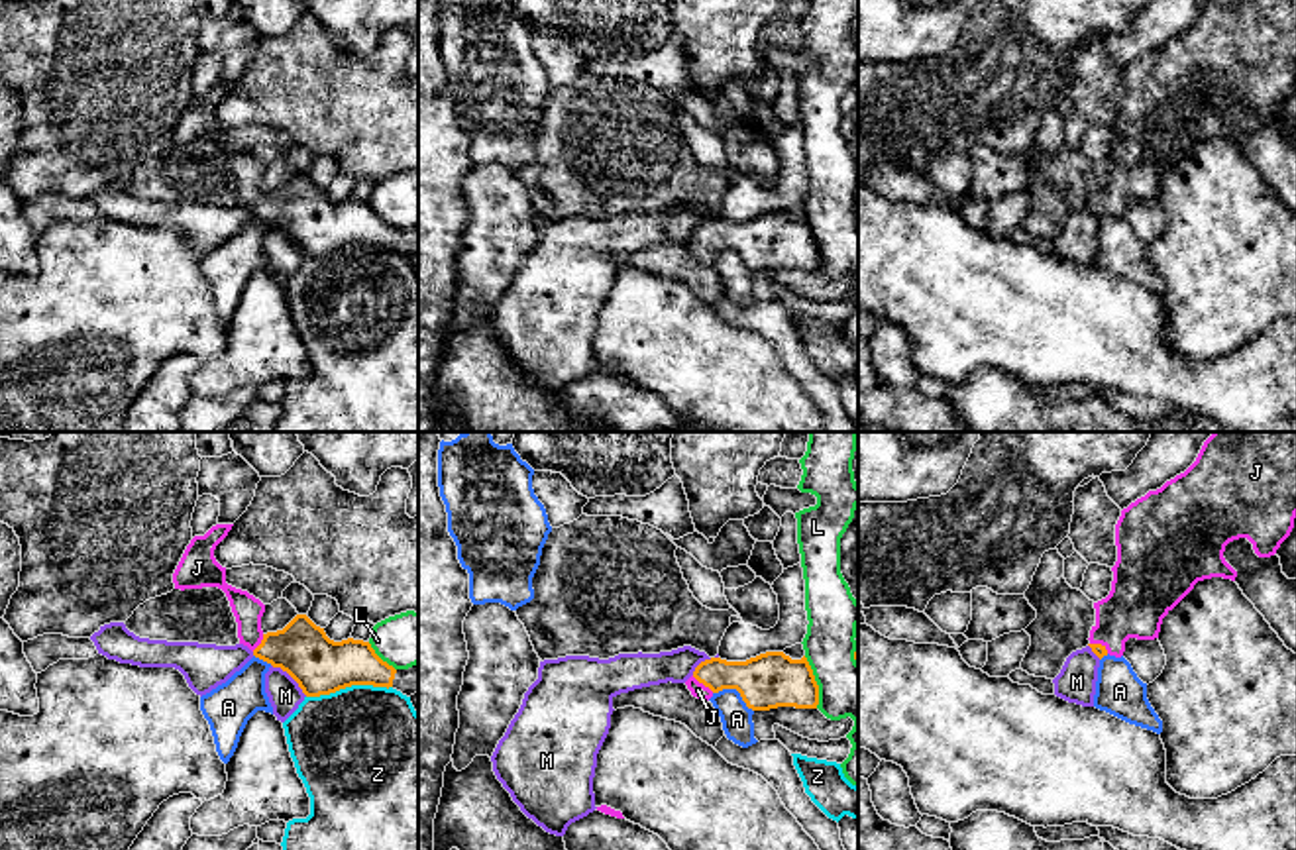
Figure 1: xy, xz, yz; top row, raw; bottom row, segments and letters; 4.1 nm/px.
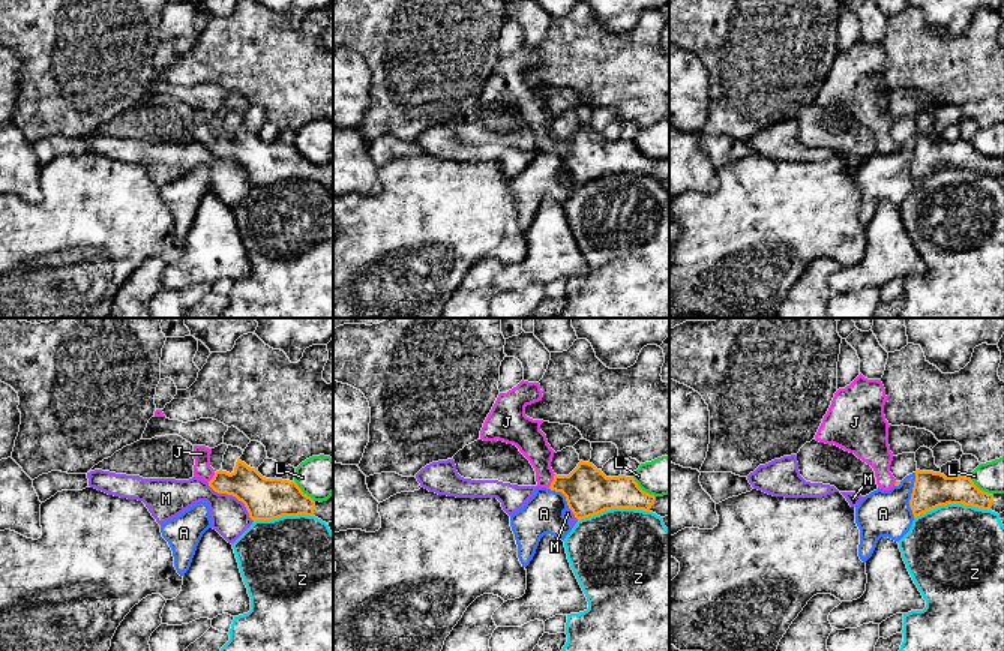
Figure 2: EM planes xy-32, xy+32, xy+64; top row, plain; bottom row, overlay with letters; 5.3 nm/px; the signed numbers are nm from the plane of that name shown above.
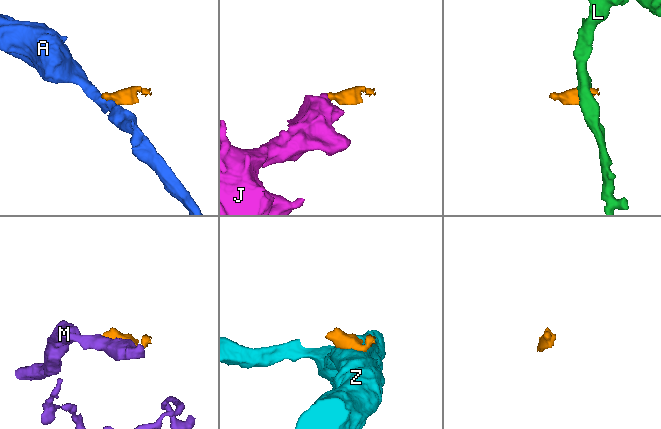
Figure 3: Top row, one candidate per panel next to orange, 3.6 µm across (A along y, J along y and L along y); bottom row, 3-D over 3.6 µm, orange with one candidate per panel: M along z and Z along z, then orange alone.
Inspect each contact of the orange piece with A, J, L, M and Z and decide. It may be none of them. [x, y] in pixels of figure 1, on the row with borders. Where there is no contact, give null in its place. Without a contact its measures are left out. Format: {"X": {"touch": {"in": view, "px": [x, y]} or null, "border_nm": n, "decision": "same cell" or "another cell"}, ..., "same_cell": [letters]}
{"A": {"touch": {"in": "xz", "px": [735, 688]}, "border_nm": 190, "decision": "another cell"}, "J": {"touch": {"in": "xz", "px": [703, 684]}, "border_nm": 120, "decision": "same cell"}, "L": {"touch": {"in": "xz", "px": [815, 682]}, "border_nm": 220, "decision": "another cell"}, "M": {"touch": {"in": "xy", "px": [291, 676]}, "border_nm": 200, "decision": "another cell"}, "Z": {"touch": {"in": "xy", "px": [348, 686]}, "border_nm": 360, "decision": "another cell"}, "same_cell": ["J"]}

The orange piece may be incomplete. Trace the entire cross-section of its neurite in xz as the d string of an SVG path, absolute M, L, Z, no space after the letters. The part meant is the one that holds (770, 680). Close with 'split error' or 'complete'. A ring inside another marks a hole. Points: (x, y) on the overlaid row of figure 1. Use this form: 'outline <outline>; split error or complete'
outline M766 652L746 662L705 660L685 685L705 701L723 689L736 689L752 711L819 705L819 685L807 658L791 660L783 652Z; split error

